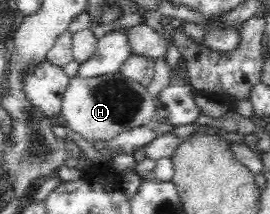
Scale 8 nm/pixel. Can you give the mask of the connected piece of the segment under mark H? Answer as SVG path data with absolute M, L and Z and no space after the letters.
M116 73L96 77L77 75L68 81L60 113L65 126L88 141L108 141L123 131L154 122L155 103L146 87L135 79Z

